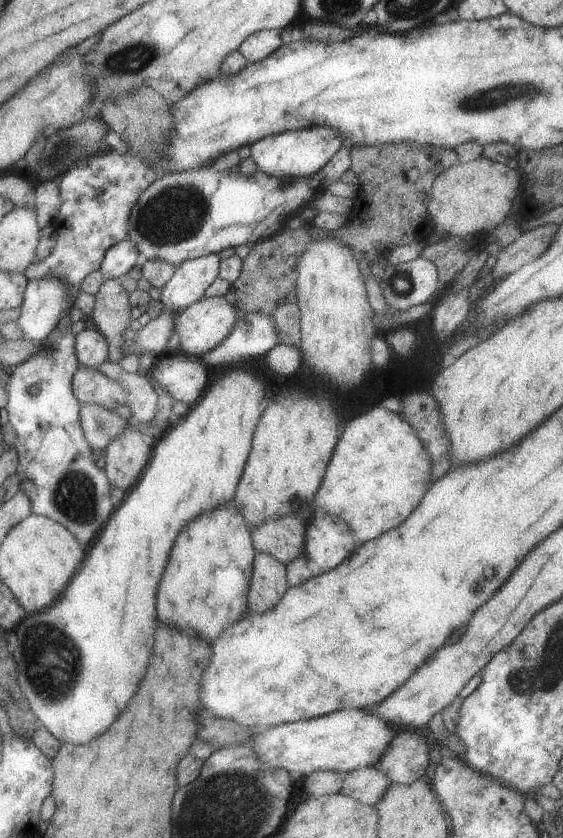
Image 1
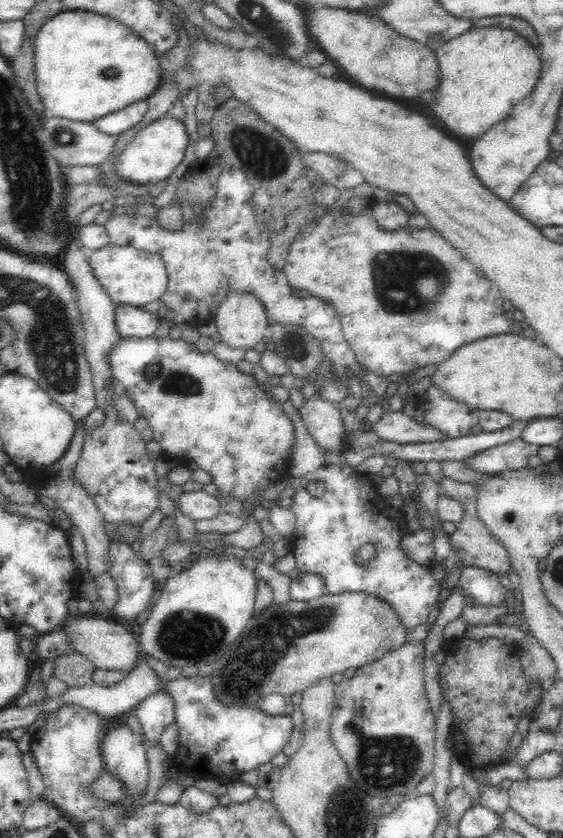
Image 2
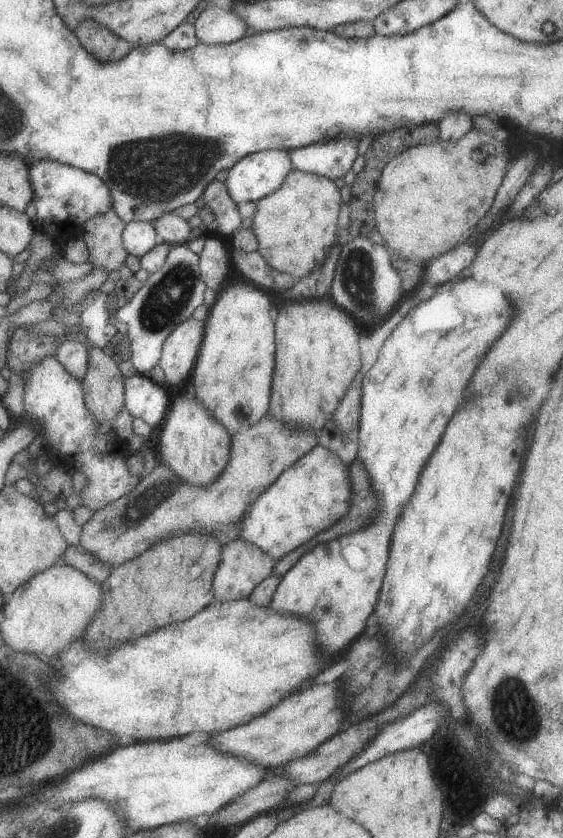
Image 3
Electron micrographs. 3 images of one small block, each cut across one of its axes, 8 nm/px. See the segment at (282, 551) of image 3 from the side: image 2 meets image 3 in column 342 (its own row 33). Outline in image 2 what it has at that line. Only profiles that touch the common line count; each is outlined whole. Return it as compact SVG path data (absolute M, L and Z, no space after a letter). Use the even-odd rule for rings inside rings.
M499 26L470 28L464 34L450 38L435 52L440 67L439 83L426 102L430 102L430 110L434 112L434 116L446 128L450 128L450 134L472 138L472 140L480 137L486 130L490 130L496 122L508 118L512 108L534 90L542 72L538 47L534 47L515 30Z

